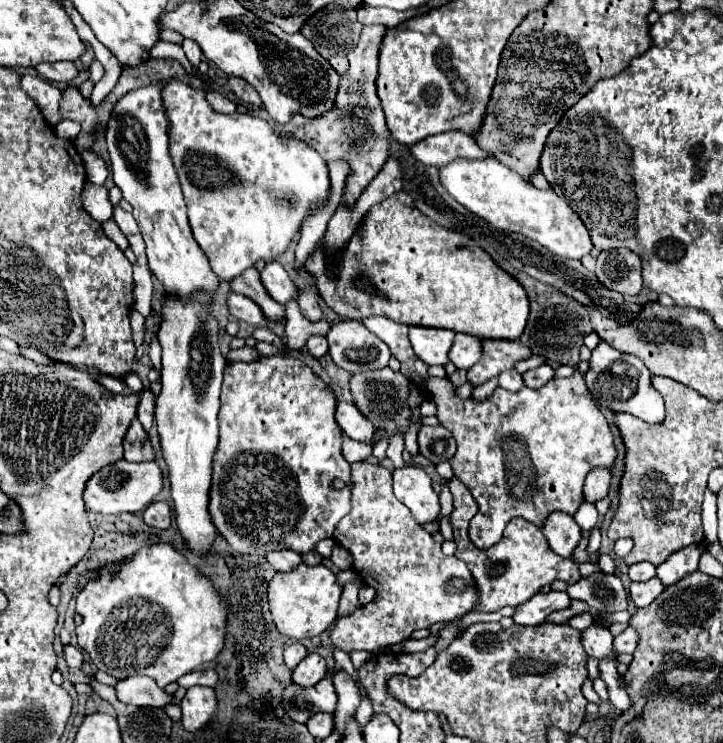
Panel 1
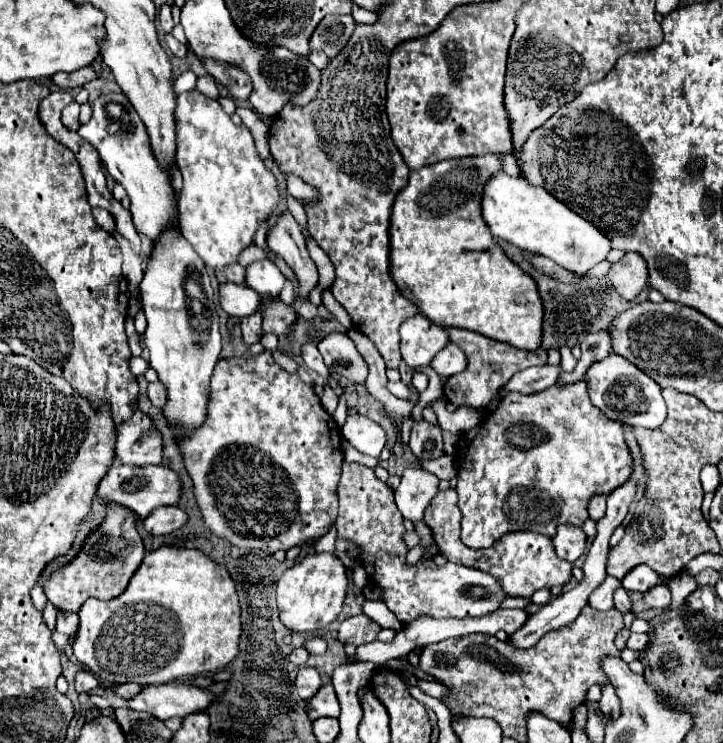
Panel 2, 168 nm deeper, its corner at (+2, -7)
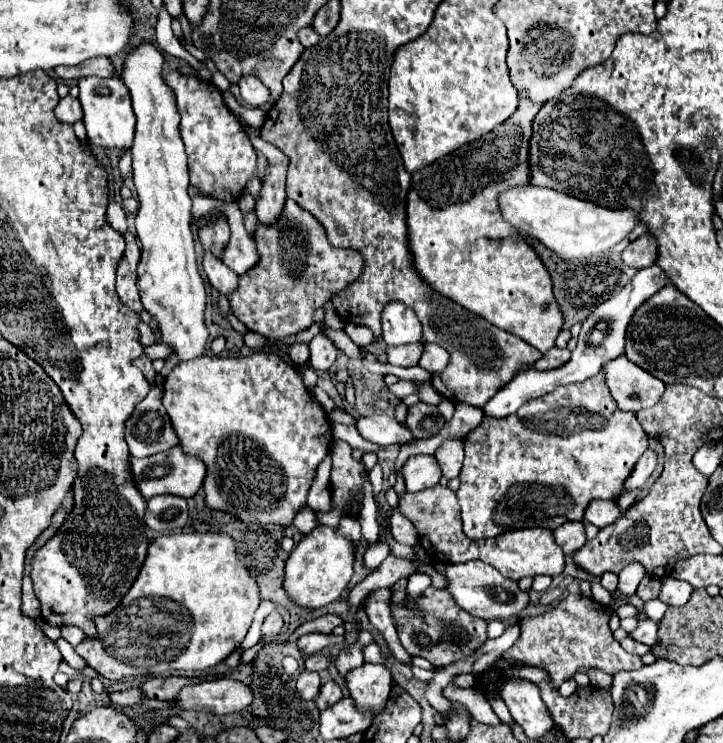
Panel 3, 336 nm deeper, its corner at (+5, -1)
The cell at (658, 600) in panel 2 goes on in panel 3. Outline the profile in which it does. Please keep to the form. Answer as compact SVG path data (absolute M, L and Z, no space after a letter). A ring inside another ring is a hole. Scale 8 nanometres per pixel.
M672 576L662 580L662 590L660 590L660 600L670 604L670 606L684 606L690 596L692 596L692 586L688 582L676 580Z

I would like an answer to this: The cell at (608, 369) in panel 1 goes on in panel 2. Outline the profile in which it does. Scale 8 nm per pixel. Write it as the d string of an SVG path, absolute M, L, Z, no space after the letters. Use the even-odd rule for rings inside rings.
M611 352L607 358L593 362L587 368L587 392L591 402L607 414L607 418L627 424L627 426L641 426L641 428L655 428L663 424L667 418L667 406L661 396L661 388L655 380L651 380L645 372L641 372L633 362L627 358Z

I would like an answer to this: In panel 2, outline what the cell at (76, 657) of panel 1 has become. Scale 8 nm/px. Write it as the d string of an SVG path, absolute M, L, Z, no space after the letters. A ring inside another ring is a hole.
M81 670L81 672L77 672L77 676L75 676L75 690L77 690L77 692L89 692L89 690L93 690L97 684L99 684L99 682L95 680L95 676L93 676L89 670Z

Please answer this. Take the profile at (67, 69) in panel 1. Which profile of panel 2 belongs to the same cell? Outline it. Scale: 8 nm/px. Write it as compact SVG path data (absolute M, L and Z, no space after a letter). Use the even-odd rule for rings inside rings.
M85 66L85 68L79 68L75 72L59 72L59 74L53 74L49 80L55 86L63 88L63 90L73 90L73 88L83 86L89 80L95 80L95 78L97 78L95 70L91 66Z

